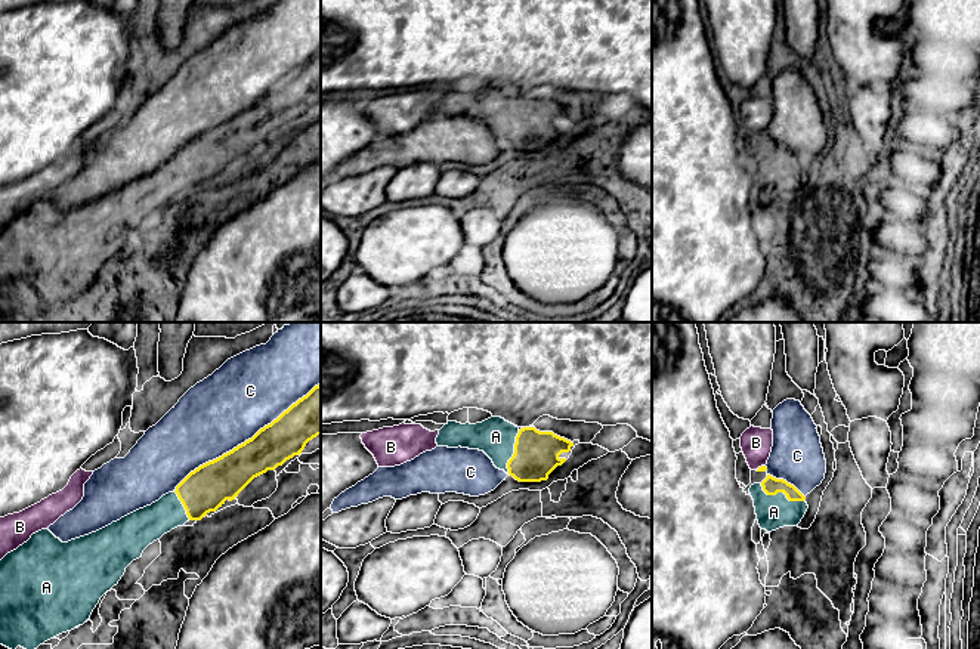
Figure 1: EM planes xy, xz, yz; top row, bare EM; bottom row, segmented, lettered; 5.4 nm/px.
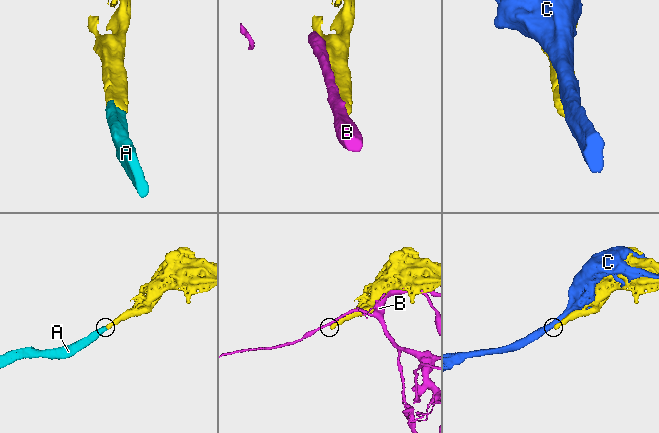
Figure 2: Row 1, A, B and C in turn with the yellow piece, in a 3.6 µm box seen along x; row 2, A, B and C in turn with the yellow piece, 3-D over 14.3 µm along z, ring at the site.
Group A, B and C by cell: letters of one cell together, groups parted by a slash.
A / B / C

